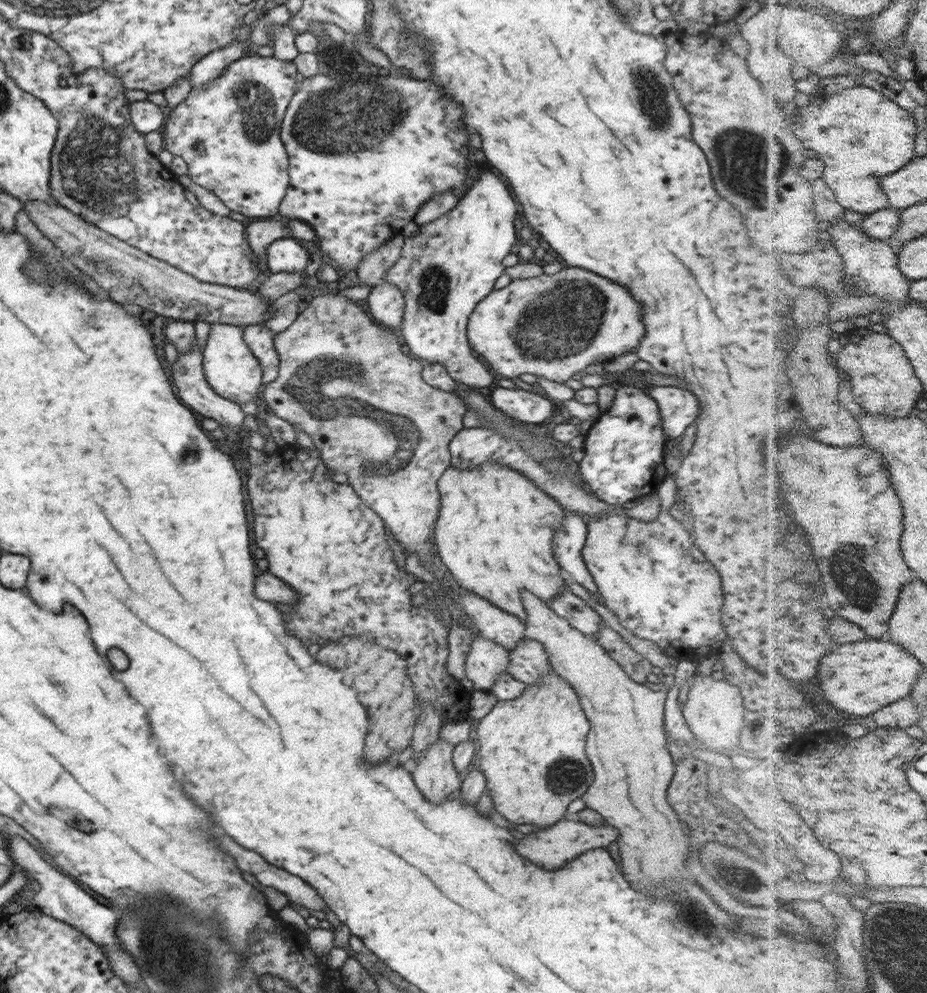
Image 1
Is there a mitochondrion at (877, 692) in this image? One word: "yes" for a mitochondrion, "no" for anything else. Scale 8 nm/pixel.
no

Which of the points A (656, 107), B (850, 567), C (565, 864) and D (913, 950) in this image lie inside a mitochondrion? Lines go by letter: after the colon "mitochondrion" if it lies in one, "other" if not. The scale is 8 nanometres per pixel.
A: mitochondrion
B: mitochondrion
C: other
D: mitochondrion

